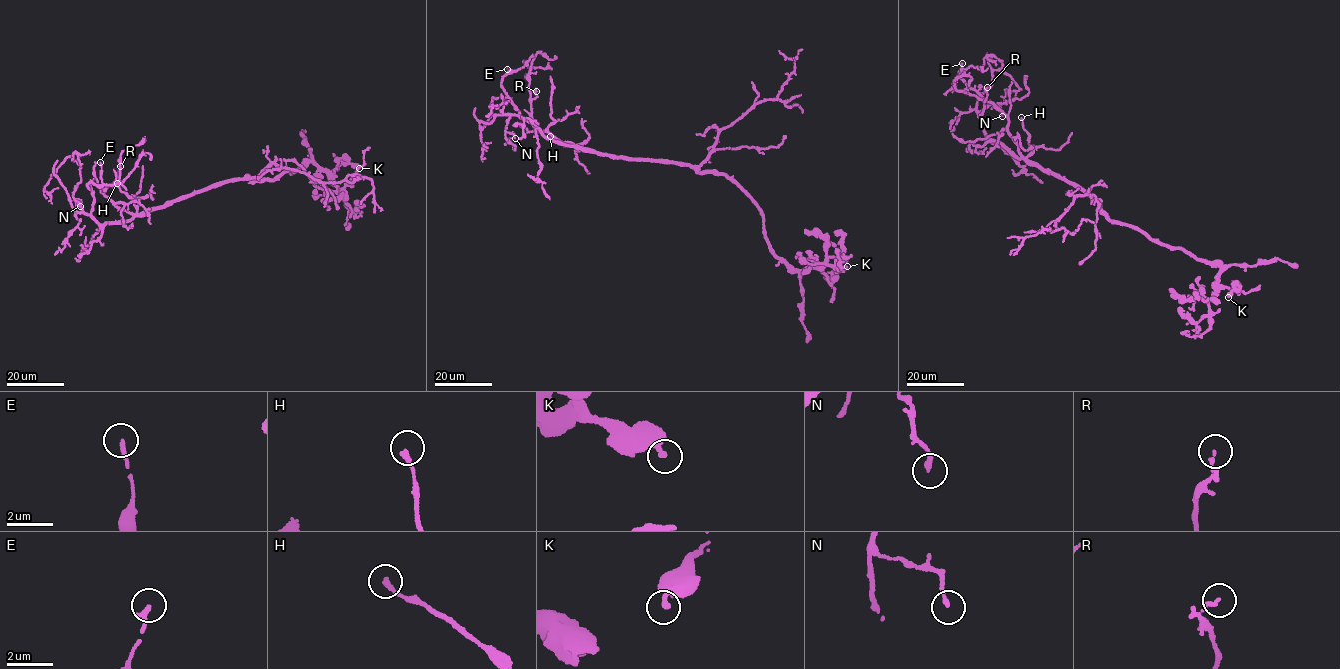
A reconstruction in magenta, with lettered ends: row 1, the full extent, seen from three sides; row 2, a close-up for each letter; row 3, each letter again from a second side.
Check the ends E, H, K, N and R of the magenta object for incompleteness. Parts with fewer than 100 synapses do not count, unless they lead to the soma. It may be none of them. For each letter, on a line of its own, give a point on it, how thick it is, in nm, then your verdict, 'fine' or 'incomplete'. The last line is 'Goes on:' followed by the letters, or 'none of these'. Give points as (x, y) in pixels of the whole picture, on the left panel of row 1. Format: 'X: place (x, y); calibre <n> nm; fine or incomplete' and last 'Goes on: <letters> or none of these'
E: place (100, 162); calibre 180 nm; fine
H: place (117, 183); calibre 170 nm; fine
K: place (359, 168); calibre 320 nm; fine
N: place (80, 206); calibre 200 nm; fine
R: place (120, 166); calibre 140 nm; fine
Goes on: none of these

